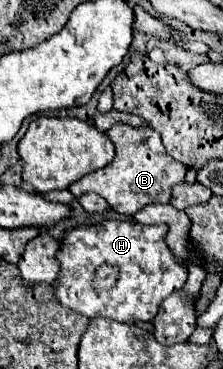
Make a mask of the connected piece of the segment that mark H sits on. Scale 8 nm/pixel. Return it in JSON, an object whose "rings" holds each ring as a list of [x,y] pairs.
{"rings":[[[108,219],[100,225],[80,225],[66,235],[62,249],[58,253],[58,261],[62,267],[60,279],[54,285],[58,301],[78,313],[84,313],[88,319],[98,315],[116,319],[120,323],[138,323],[138,321],[154,321],[160,303],[180,291],[186,283],[188,271],[176,263],[172,251],[164,243],[166,225],[140,225],[136,221],[116,221]]]}

